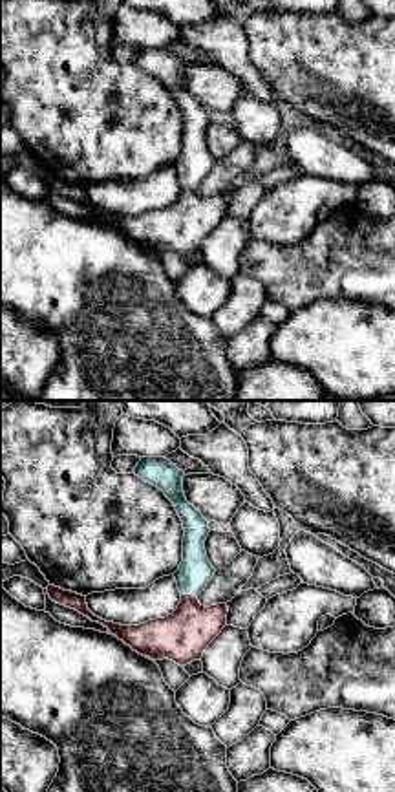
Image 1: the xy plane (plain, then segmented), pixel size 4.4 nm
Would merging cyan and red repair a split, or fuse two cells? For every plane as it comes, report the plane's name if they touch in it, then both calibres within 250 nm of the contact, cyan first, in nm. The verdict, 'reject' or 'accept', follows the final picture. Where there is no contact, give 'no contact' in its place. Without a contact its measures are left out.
meets cyan in xy; 150 nm thick on the cyan side, 220 nm on the other

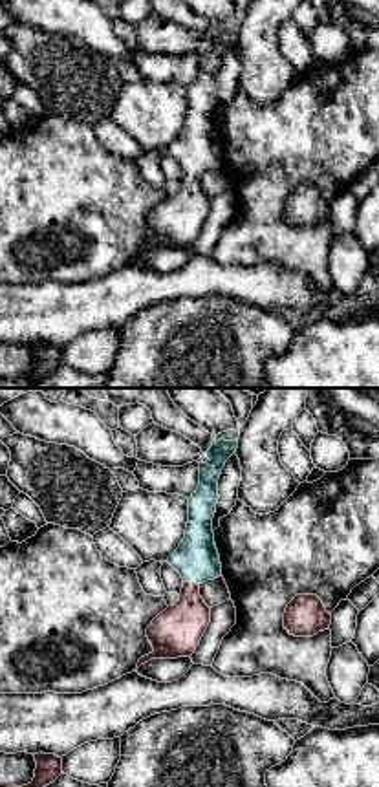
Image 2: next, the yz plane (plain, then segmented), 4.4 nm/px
meets cyan in yz; 200 nm thick on the cyan side, 220 nm on the other

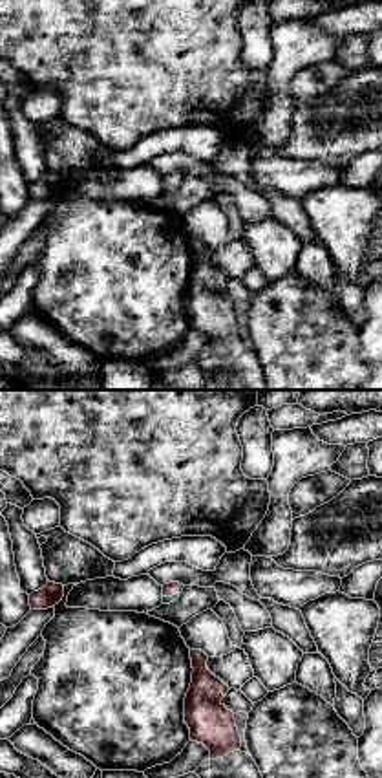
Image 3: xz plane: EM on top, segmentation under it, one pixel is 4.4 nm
meets cyan in xz; 30 nm thick on the cyan side, 60 nm on the other

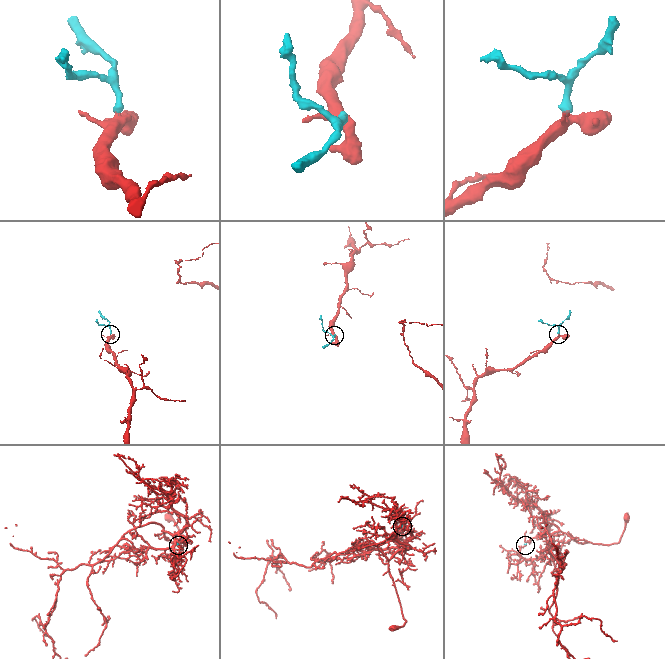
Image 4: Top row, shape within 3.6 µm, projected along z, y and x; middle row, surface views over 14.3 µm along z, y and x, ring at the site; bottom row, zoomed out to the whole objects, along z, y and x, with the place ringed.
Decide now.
accept

